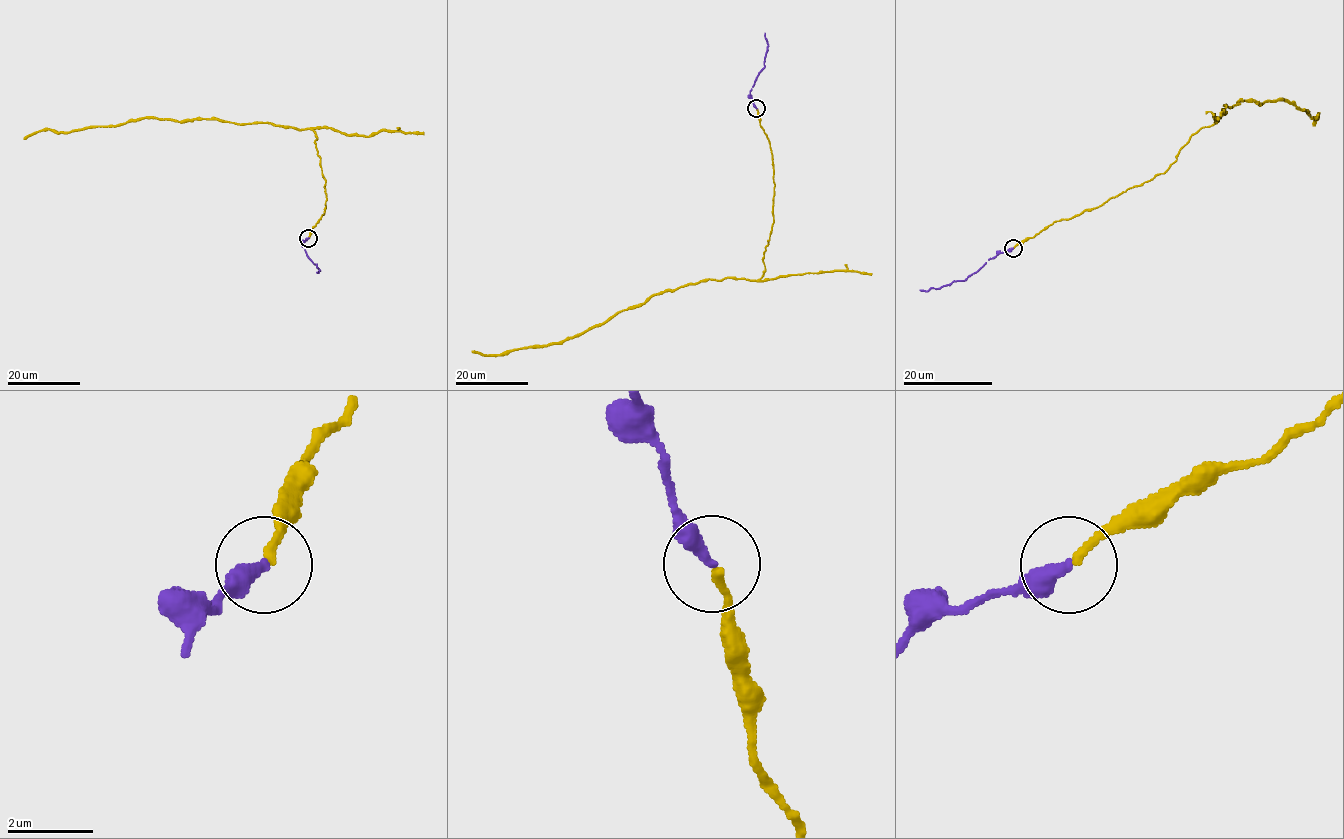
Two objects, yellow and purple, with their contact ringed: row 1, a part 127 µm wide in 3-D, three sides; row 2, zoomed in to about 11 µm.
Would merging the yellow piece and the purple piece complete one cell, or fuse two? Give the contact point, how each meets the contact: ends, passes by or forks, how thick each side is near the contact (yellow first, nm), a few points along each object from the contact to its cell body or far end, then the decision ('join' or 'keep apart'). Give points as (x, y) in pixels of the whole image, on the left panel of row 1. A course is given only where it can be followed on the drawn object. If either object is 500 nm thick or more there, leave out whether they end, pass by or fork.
place (308, 238); yellow ends; purple ends; calibres 180 and 340 nm; course yellow (309, 237), (325, 208), (325, 182), (311, 129), (137, 118), (69, 132), (42, 129), (24, 139); course purple (308, 237), (302, 246), (320, 270), (316, 272); join

